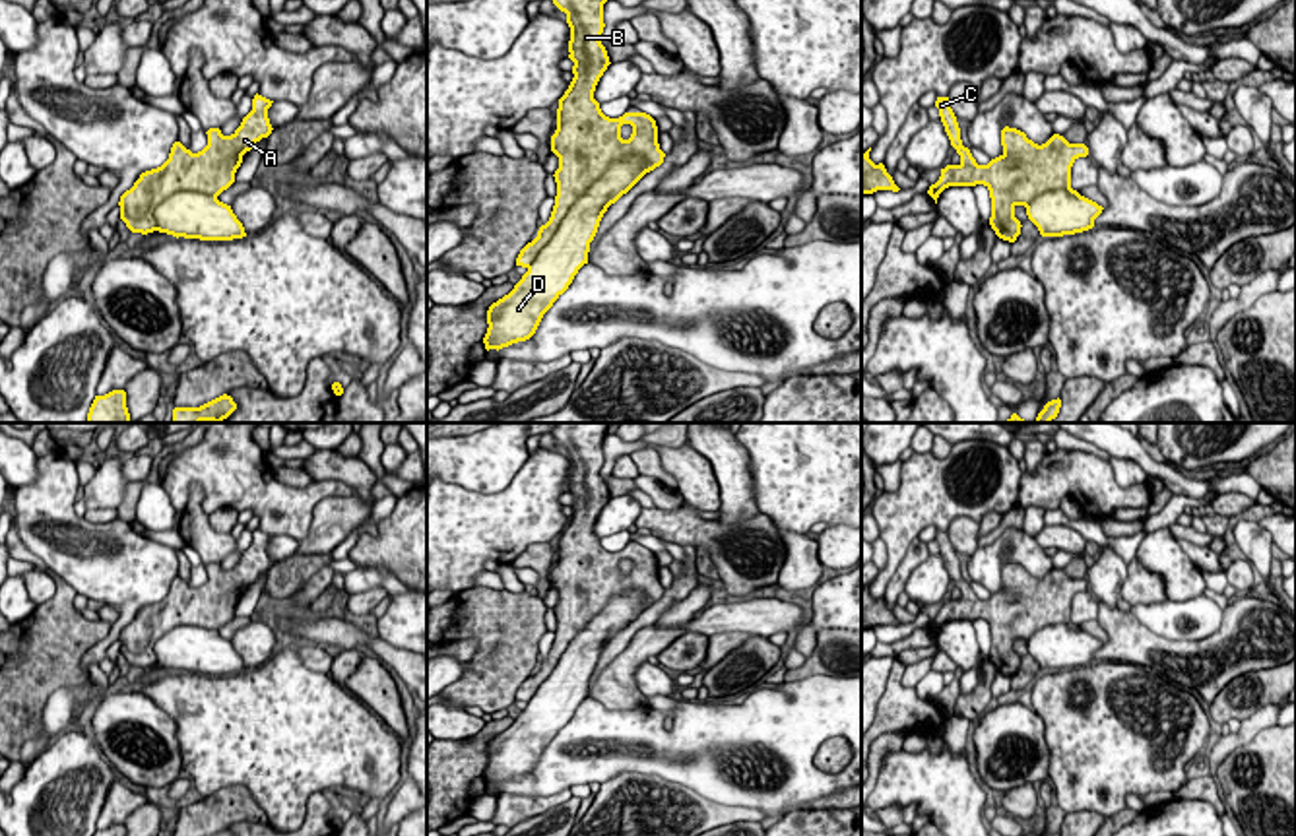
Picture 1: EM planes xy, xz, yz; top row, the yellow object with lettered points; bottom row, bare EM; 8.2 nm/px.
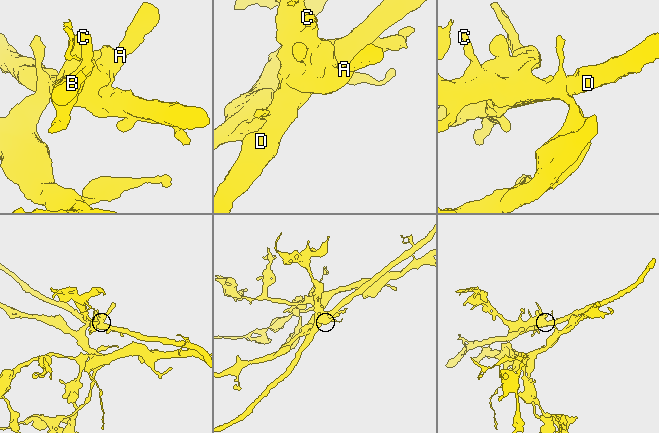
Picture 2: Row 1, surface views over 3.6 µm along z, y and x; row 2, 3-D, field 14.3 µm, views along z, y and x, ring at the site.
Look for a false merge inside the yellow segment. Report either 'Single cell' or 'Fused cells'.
Fused cells

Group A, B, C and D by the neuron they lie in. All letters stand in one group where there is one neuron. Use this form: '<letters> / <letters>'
A B C / D

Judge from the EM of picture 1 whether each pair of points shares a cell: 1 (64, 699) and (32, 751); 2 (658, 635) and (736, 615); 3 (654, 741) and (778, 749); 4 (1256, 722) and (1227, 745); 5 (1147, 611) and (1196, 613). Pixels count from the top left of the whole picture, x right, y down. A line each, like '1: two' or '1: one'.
1: one
2: two
3: one
4: one
5: one

